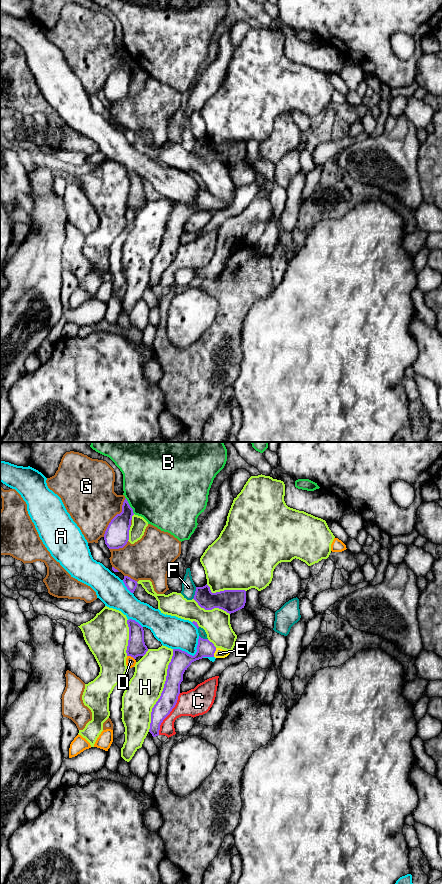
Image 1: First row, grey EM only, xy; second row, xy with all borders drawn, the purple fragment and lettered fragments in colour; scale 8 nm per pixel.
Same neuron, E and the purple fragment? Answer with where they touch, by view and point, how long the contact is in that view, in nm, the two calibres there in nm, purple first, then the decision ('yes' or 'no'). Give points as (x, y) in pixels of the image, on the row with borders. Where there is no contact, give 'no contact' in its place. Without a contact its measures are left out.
xy (214, 652) | 80 nm | 140/80 nm | yes

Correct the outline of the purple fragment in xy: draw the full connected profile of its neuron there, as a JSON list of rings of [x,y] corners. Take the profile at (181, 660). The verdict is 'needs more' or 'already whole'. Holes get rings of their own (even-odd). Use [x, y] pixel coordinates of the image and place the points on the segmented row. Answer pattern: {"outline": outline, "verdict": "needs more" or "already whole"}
{"outline": [[[199,636],[197,652],[194,656],[180,649],[173,649],[173,656],[168,665],[166,681],[160,698],[152,708],[149,732],[153,737],[159,735],[160,725],[175,707],[180,694],[183,674],[192,662],[203,657],[225,658],[232,651],[216,648],[208,639]]], "verdict": "needs more"}

